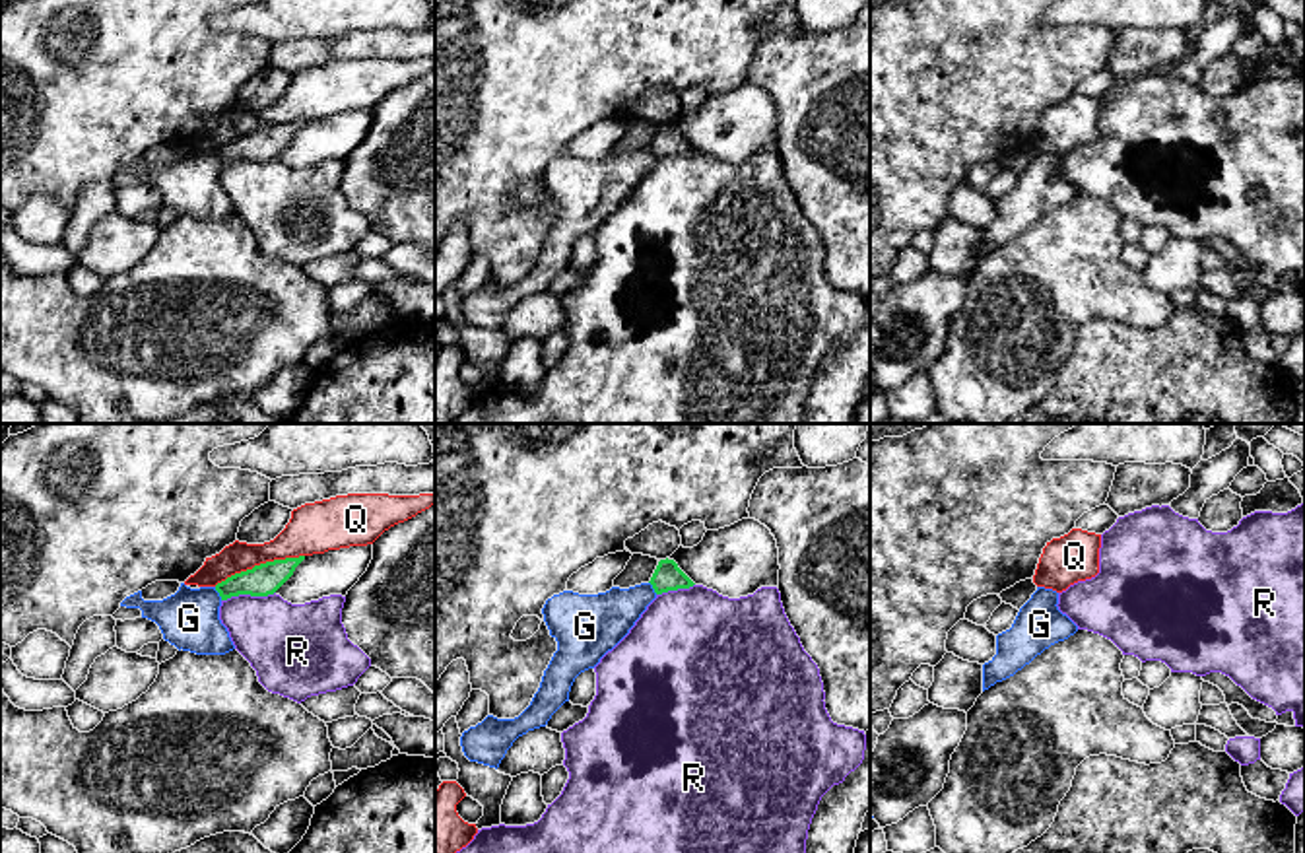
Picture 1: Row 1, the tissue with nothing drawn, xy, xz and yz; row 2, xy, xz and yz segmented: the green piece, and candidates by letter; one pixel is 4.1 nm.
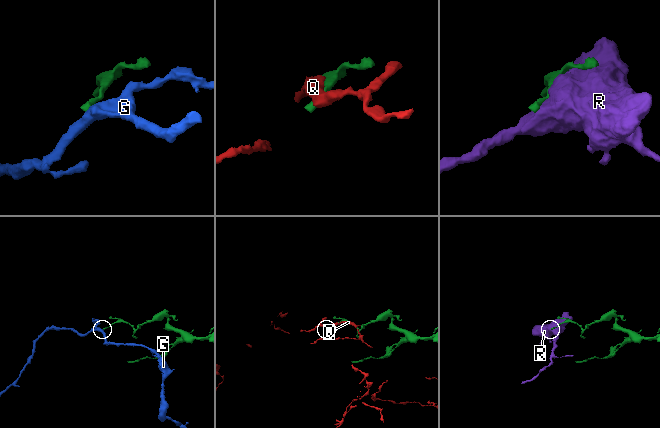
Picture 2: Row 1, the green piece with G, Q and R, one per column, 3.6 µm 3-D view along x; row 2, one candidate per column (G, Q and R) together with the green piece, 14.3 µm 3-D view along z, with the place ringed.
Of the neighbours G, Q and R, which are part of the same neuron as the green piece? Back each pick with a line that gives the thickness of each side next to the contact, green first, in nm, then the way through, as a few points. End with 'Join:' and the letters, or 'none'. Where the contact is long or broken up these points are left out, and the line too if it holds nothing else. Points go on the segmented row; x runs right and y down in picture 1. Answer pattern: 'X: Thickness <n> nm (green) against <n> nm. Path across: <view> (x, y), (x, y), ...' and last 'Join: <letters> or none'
Join: none

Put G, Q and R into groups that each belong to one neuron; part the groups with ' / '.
G / Q / R

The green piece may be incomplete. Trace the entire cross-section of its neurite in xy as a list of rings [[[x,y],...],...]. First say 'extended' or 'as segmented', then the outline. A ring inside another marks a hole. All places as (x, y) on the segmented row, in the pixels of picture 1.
as segmented; [[[305,556],[274,560],[254,565],[252,569],[235,573],[225,581],[218,583],[216,591],[219,593],[221,600],[239,595],[251,595],[251,597],[274,595],[293,575],[295,567],[303,560]]]

